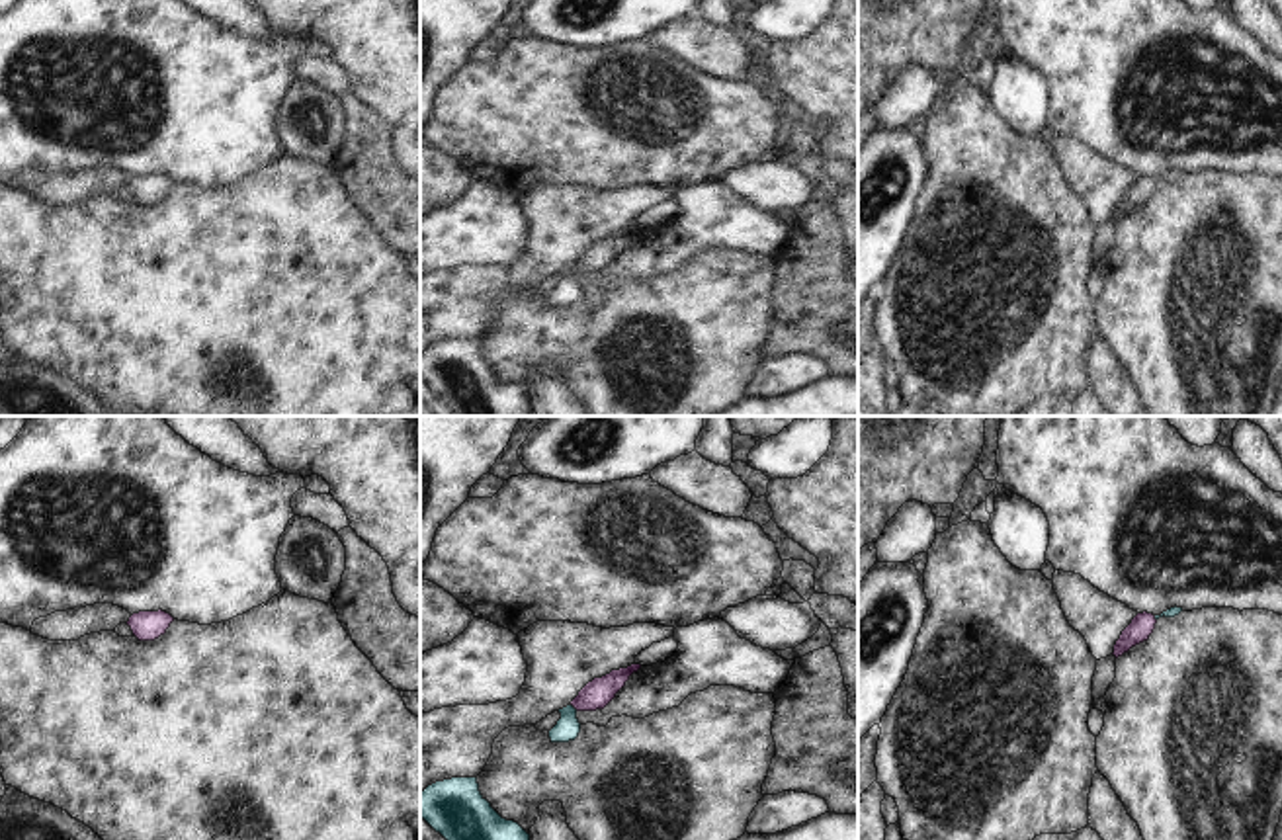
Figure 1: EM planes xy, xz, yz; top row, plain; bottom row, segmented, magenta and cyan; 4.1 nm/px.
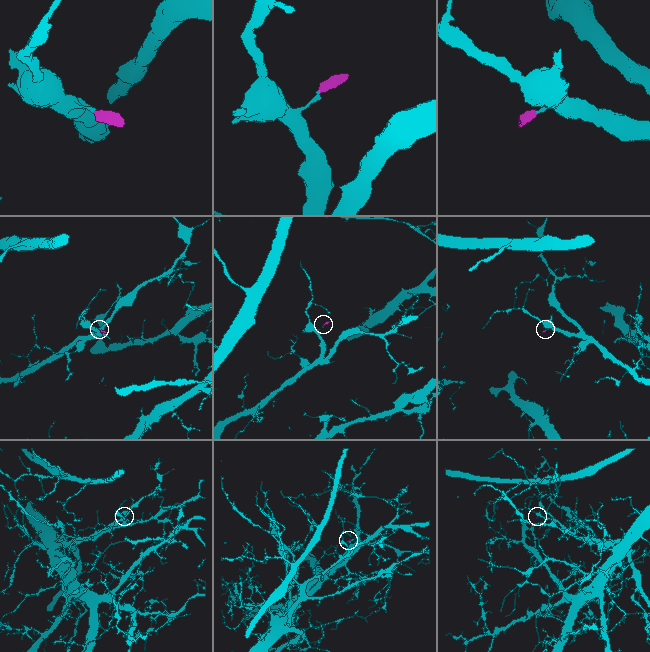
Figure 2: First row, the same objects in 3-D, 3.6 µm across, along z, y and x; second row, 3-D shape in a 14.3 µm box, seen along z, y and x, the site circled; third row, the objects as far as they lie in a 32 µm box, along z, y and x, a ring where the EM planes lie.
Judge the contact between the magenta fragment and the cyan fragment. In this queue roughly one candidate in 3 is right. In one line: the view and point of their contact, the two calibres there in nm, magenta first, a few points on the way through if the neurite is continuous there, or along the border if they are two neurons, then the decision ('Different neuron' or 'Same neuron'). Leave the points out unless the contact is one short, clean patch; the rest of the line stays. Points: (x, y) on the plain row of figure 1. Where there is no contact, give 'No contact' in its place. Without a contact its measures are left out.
Touches magenta at xz (575, 270). Thickness 120 nm (magenta) against 100 nm. Path across: xz (597, 256), (575, 270), (567, 290). Same neuron

